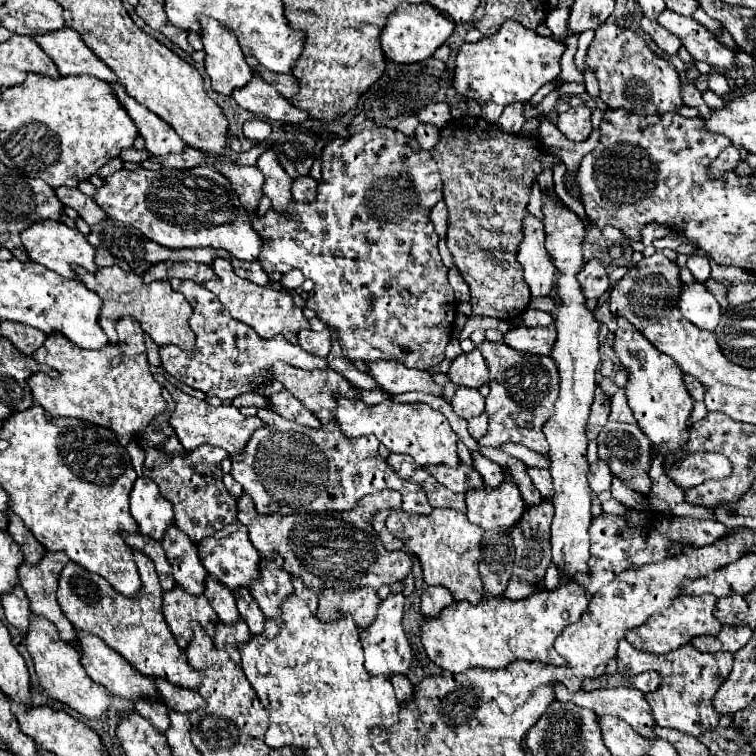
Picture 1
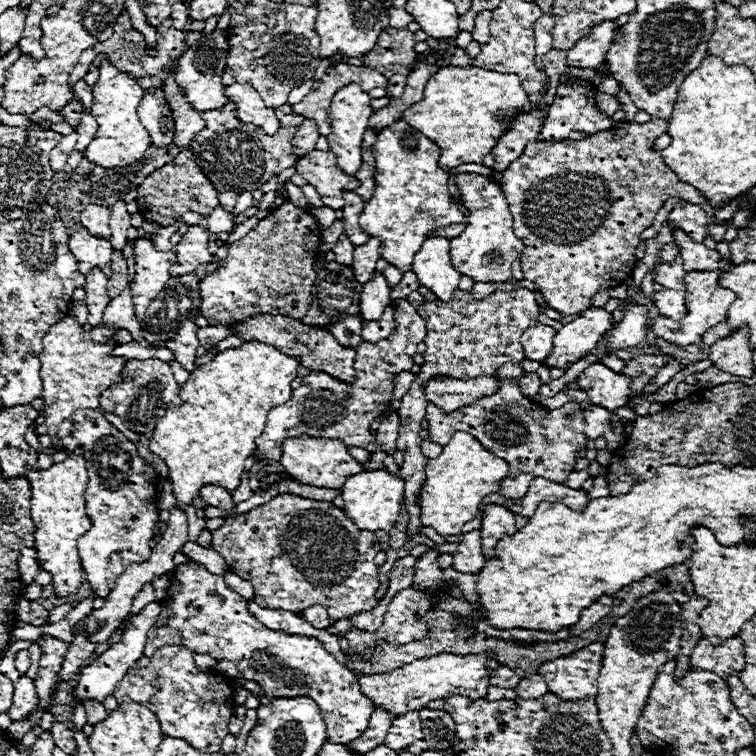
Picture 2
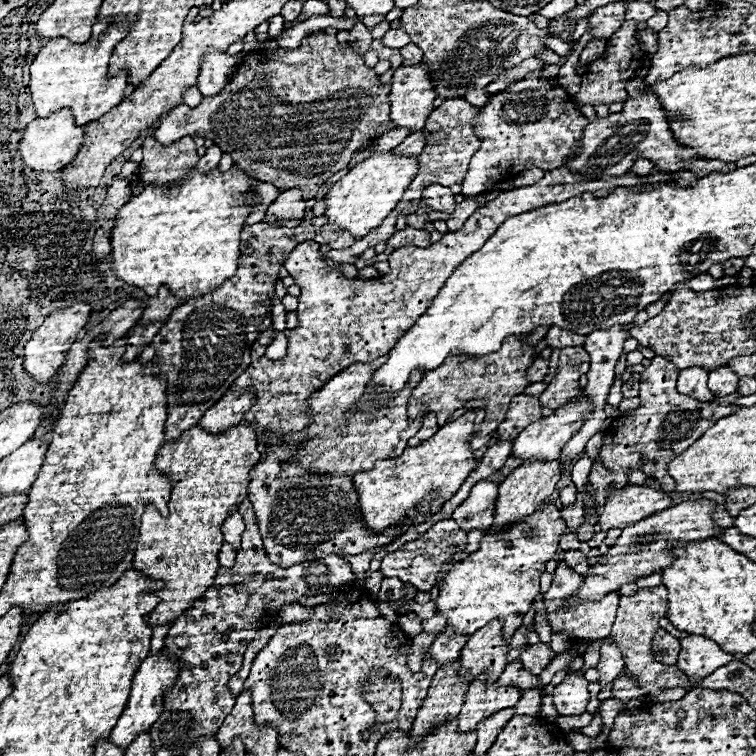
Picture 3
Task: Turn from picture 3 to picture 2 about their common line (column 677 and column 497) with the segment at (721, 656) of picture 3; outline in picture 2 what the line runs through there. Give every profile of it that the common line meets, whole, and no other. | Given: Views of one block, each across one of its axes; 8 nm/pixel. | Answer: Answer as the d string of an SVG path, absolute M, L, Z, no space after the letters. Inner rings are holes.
M430 656L422 660L414 660L412 664L404 664L392 672L382 674L358 674L360 692L372 700L374 706L386 708L386 712L394 716L404 716L410 710L422 710L430 700L450 698L454 694L462 694L466 698L478 700L486 696L488 690L488 672L486 668L498 668L500 664L488 656Z

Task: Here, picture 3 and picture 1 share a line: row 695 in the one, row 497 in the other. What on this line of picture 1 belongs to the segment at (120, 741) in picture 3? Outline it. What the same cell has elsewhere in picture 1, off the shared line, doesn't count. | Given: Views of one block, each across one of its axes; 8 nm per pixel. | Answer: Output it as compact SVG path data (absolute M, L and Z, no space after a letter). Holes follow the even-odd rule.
M138 478L130 492L130 512L140 526L140 534L160 542L170 526L174 526L174 506L160 496L158 486L148 478Z

